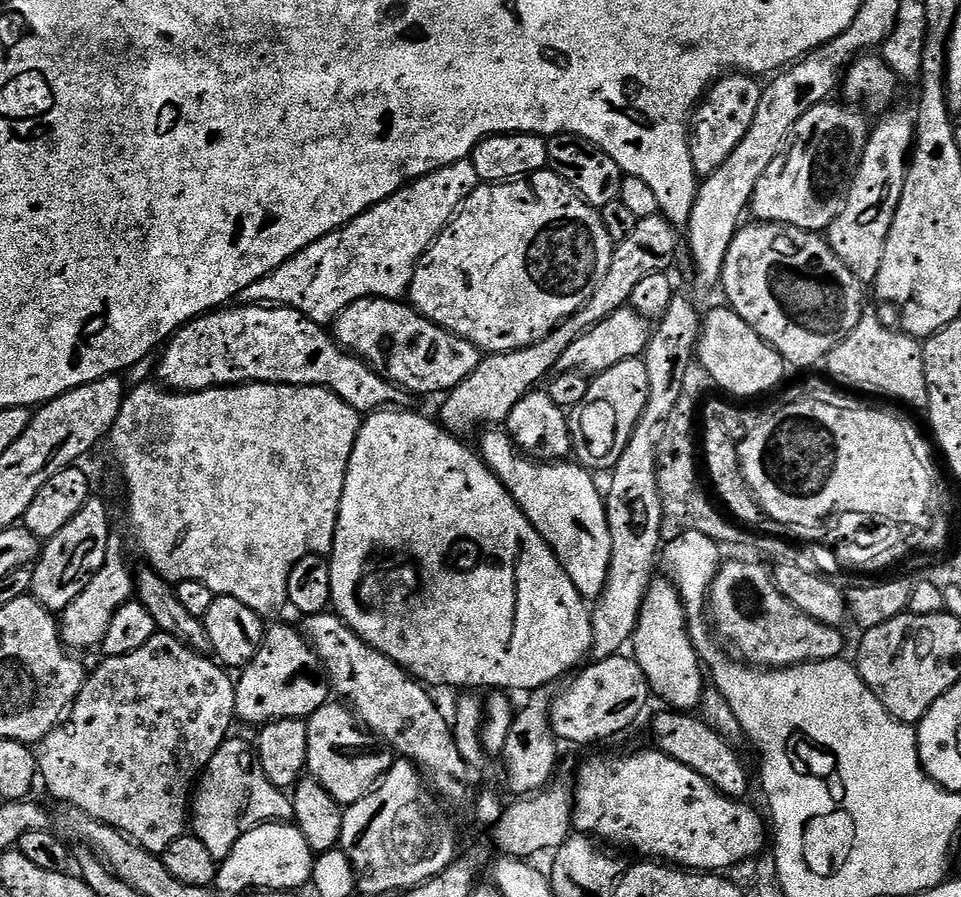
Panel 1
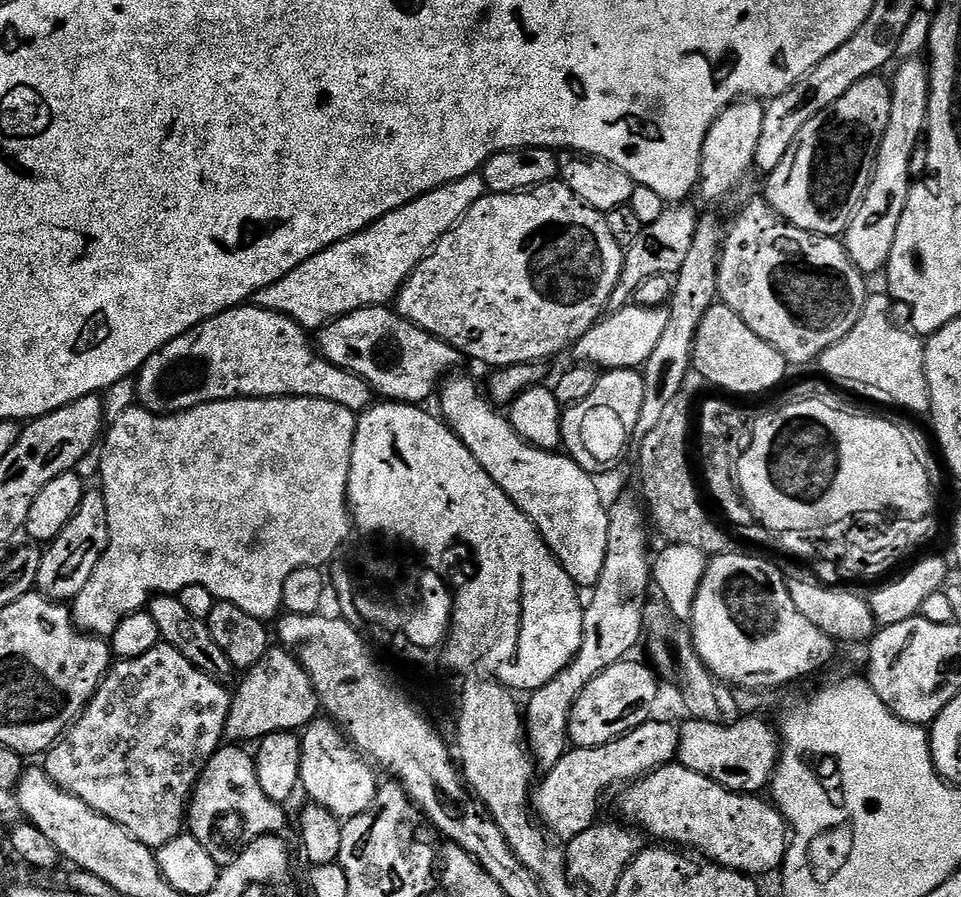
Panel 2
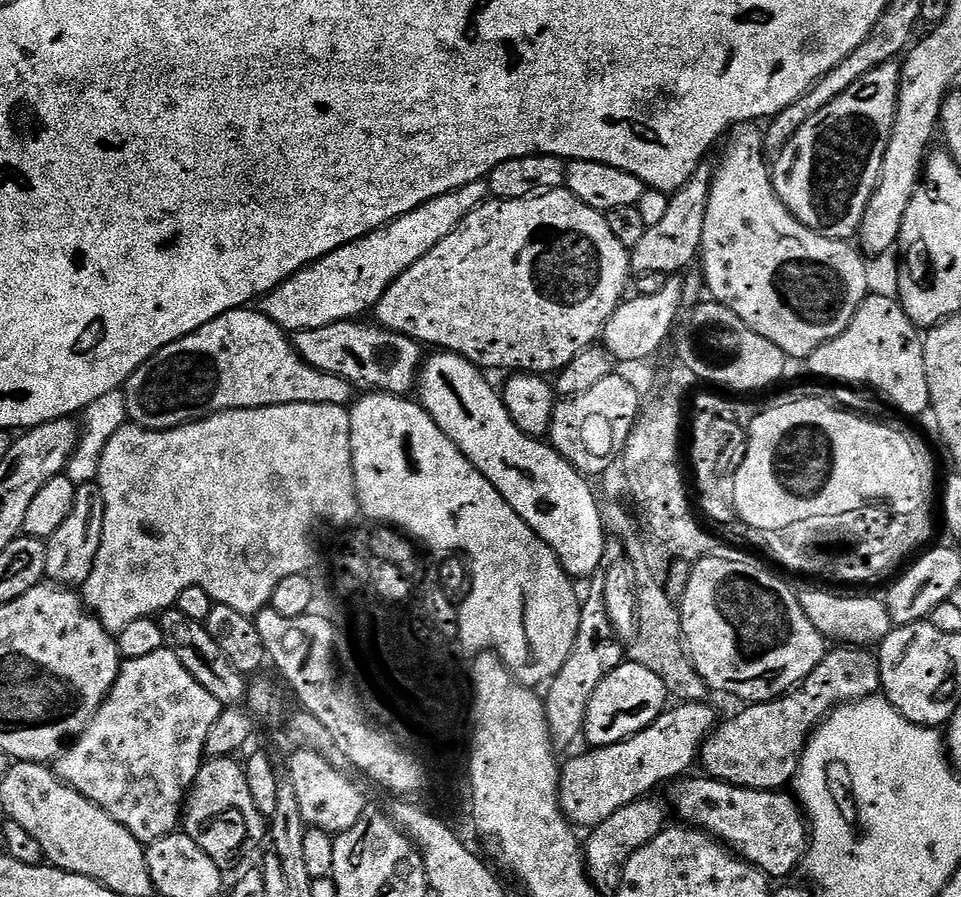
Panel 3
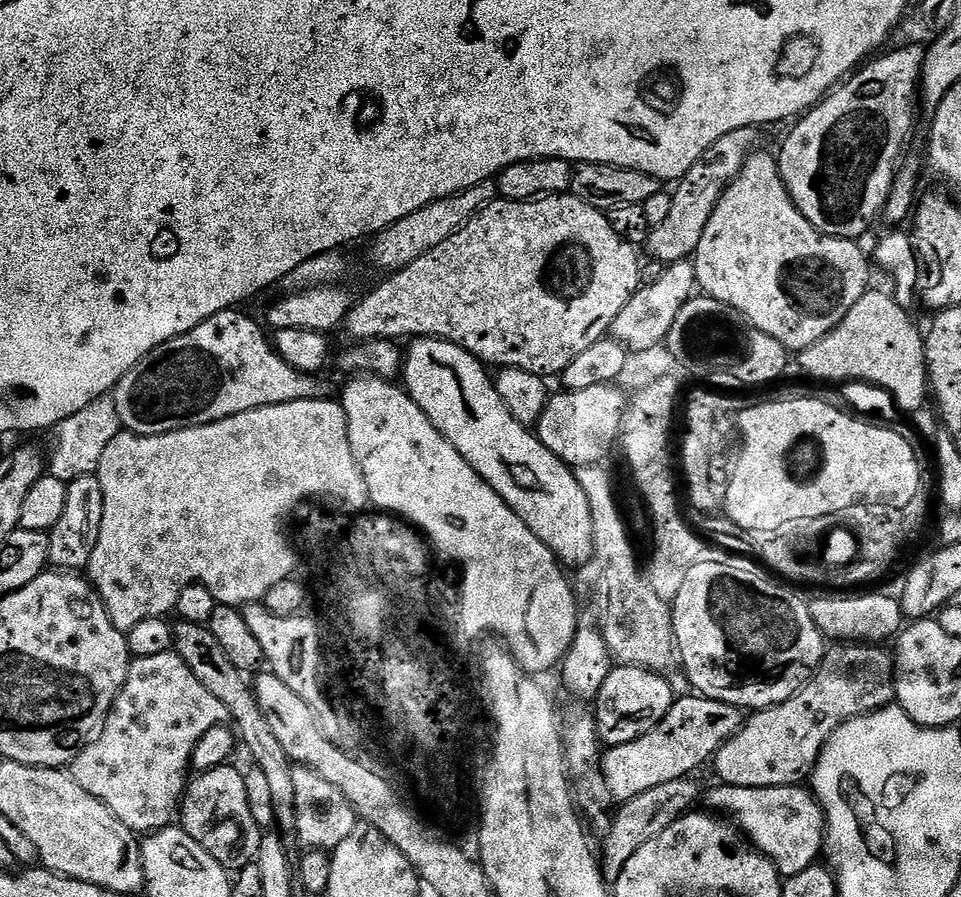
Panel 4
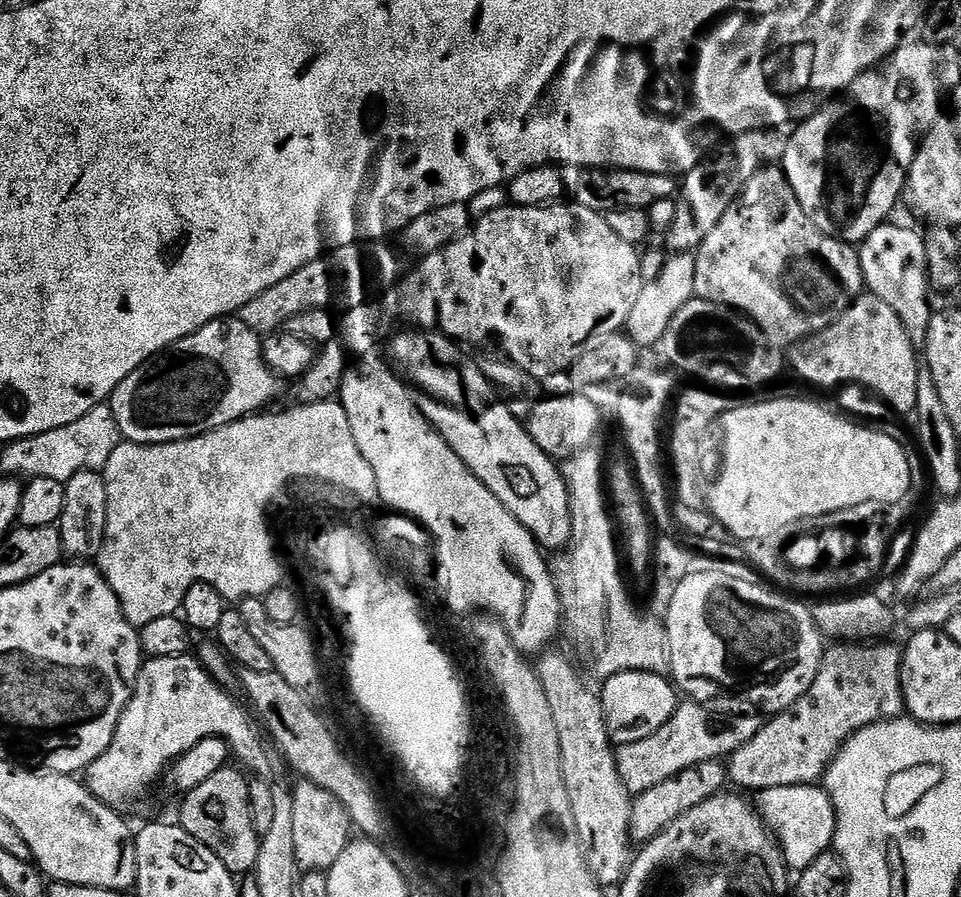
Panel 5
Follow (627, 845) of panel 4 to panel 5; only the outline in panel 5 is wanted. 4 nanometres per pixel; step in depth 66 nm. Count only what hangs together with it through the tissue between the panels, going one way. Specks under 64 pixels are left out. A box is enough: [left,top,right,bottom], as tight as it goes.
[632,761,729,842]

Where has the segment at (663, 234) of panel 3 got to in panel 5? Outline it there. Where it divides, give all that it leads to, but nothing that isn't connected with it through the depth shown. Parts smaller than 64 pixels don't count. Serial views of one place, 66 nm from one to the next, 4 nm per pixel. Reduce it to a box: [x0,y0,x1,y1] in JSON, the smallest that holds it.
[666,128,788,253]

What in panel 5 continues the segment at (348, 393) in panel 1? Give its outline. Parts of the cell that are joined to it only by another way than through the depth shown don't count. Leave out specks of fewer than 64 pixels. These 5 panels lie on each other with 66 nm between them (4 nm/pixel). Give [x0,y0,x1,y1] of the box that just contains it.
[110,318,280,444]

